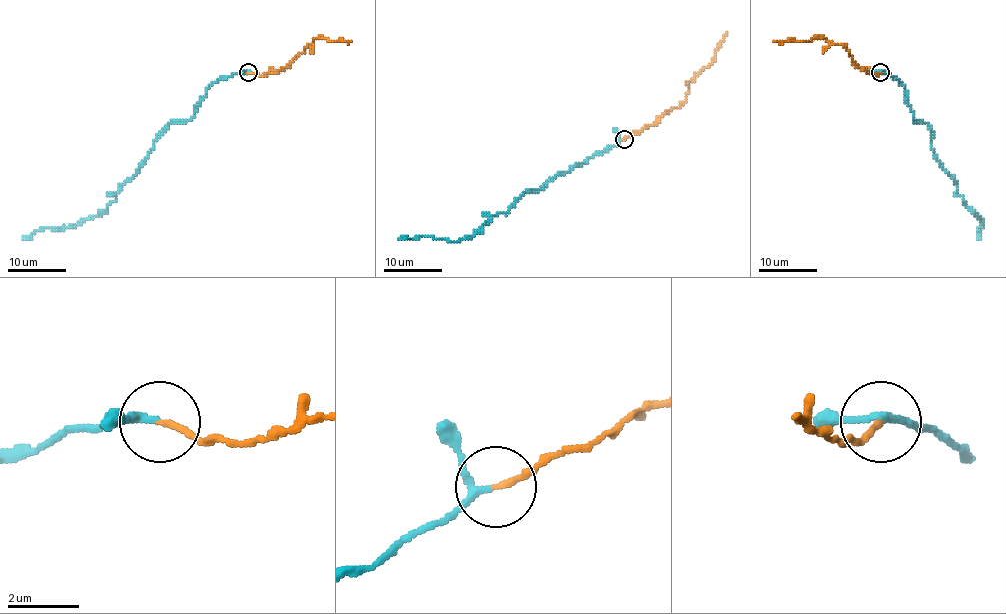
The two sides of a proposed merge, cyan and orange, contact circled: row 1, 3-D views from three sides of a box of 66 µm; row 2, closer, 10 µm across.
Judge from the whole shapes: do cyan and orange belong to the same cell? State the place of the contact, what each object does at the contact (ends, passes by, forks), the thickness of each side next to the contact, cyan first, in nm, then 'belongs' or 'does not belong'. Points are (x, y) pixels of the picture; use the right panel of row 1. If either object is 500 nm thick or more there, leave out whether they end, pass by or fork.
at (880, 72); cyan passes by; orange ends there; 150 nm thick on the cyan side, 160 nm on the other; belongs

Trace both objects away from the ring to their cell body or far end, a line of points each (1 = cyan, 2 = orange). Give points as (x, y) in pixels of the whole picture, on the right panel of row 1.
1: (880, 71), (905, 88), (914, 120), (928, 126), (933, 152), (982, 222), (976, 228), (979, 237)
2: (880, 72), (872, 75), (854, 64), (841, 45), (828, 43), (821, 38), (774, 40)

